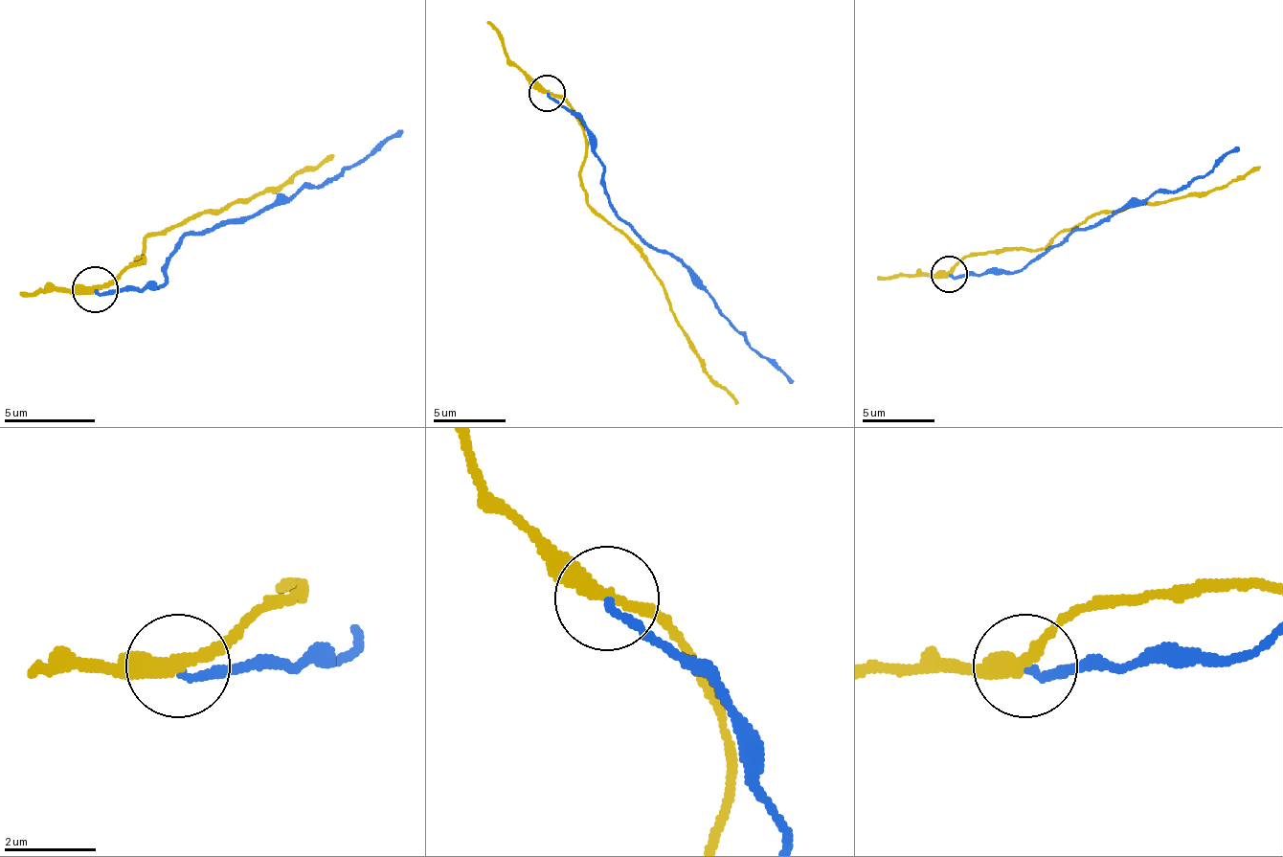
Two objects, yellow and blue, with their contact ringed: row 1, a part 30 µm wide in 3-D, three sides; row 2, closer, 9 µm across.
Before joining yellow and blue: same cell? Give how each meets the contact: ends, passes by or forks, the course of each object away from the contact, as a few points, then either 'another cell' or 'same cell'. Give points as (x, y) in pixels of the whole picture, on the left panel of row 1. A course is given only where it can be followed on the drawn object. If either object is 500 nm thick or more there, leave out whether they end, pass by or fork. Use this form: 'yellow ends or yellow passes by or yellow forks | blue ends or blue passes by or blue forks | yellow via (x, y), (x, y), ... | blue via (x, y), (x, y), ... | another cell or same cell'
yellow passes by | blue ends | yellow via (96, 290), (142, 259), (137, 259), (142, 245), (210, 214), (279, 191), (333, 154) | blue via (96, 290), (160, 286), (173, 250), (214, 227), (246, 222), (302, 186), (328, 186), (401, 131) | another cell

